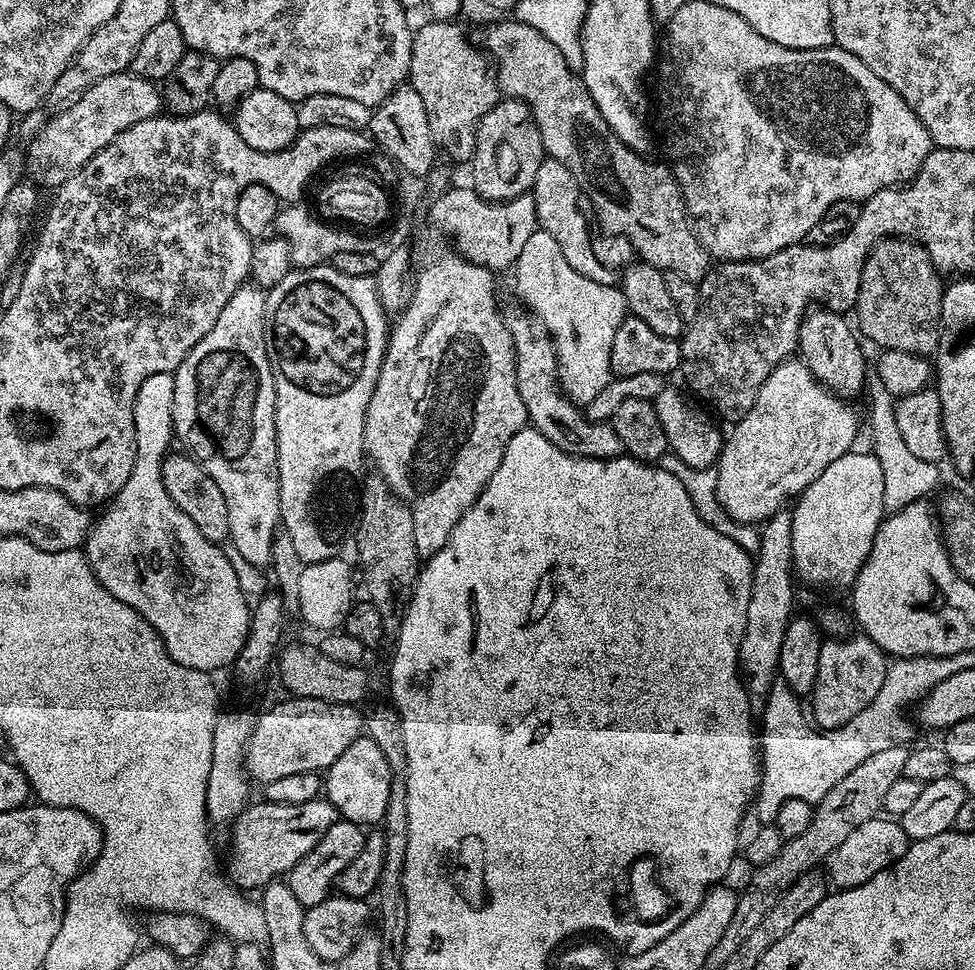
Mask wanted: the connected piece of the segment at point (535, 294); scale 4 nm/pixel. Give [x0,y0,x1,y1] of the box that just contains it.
[514,232,629,406]

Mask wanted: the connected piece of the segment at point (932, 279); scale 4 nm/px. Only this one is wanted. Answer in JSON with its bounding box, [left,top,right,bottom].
[854,238,946,357]

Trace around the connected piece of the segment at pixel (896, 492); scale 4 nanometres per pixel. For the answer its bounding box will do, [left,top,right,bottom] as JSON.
[866,374,940,514]

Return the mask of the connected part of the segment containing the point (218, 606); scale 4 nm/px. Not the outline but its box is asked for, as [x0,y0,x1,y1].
[82,372,250,674]

